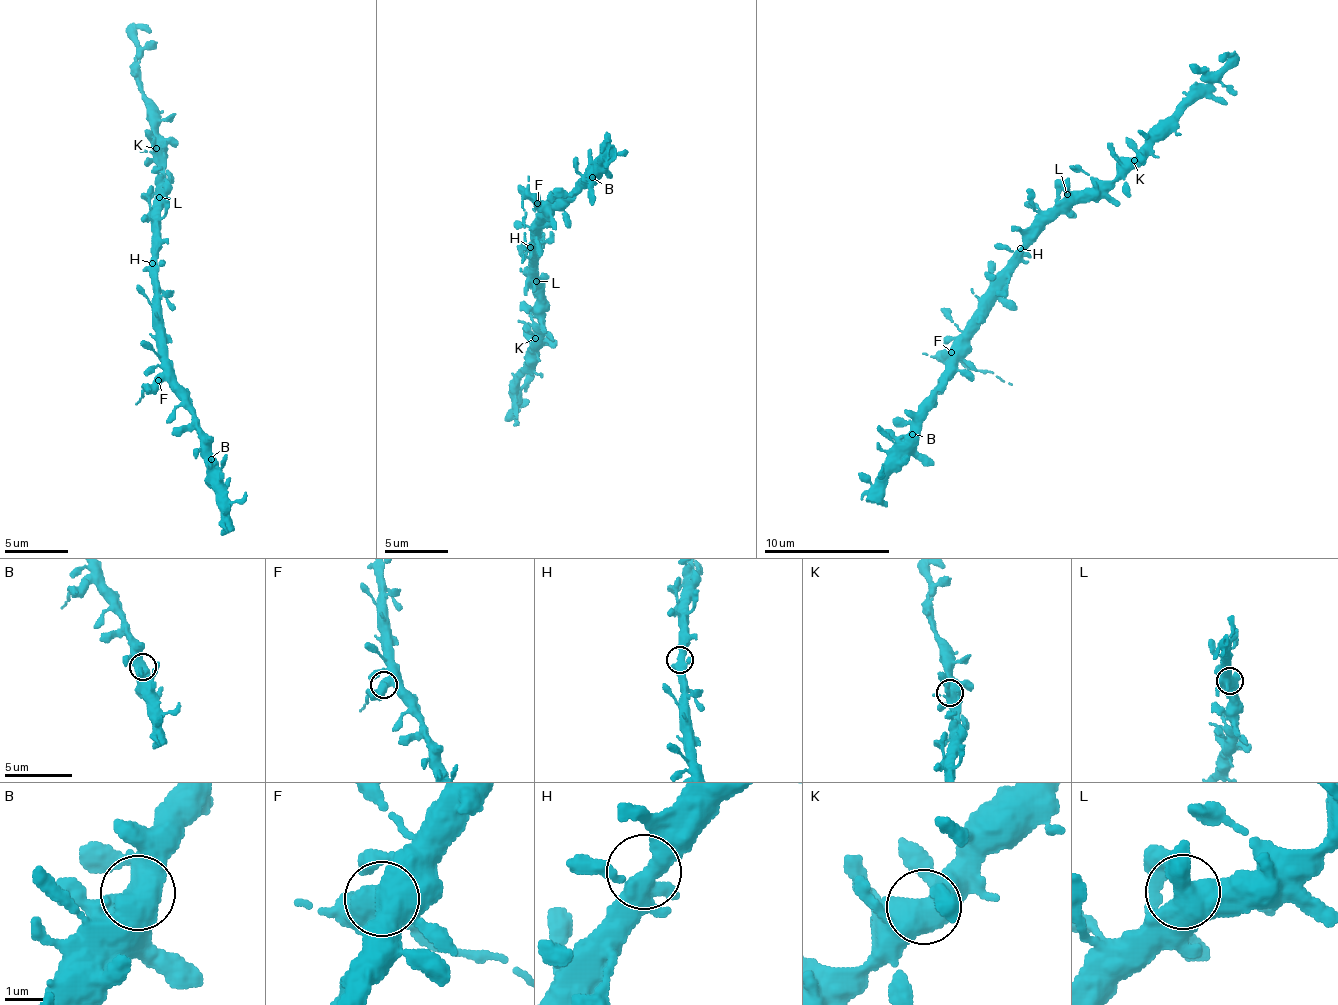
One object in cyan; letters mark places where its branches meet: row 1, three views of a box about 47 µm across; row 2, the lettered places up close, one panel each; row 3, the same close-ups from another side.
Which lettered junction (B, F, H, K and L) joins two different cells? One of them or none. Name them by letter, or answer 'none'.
F

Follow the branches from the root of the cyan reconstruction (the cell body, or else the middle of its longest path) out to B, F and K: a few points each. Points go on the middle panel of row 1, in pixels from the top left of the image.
B: (533, 248), (540, 219), (548, 217), (592, 182), (592, 177)
F: (533, 248), (537, 216), (541, 214), (538, 202)
K: (533, 248), (531, 284), (537, 289), (536, 319), (539, 321), (535, 338)

